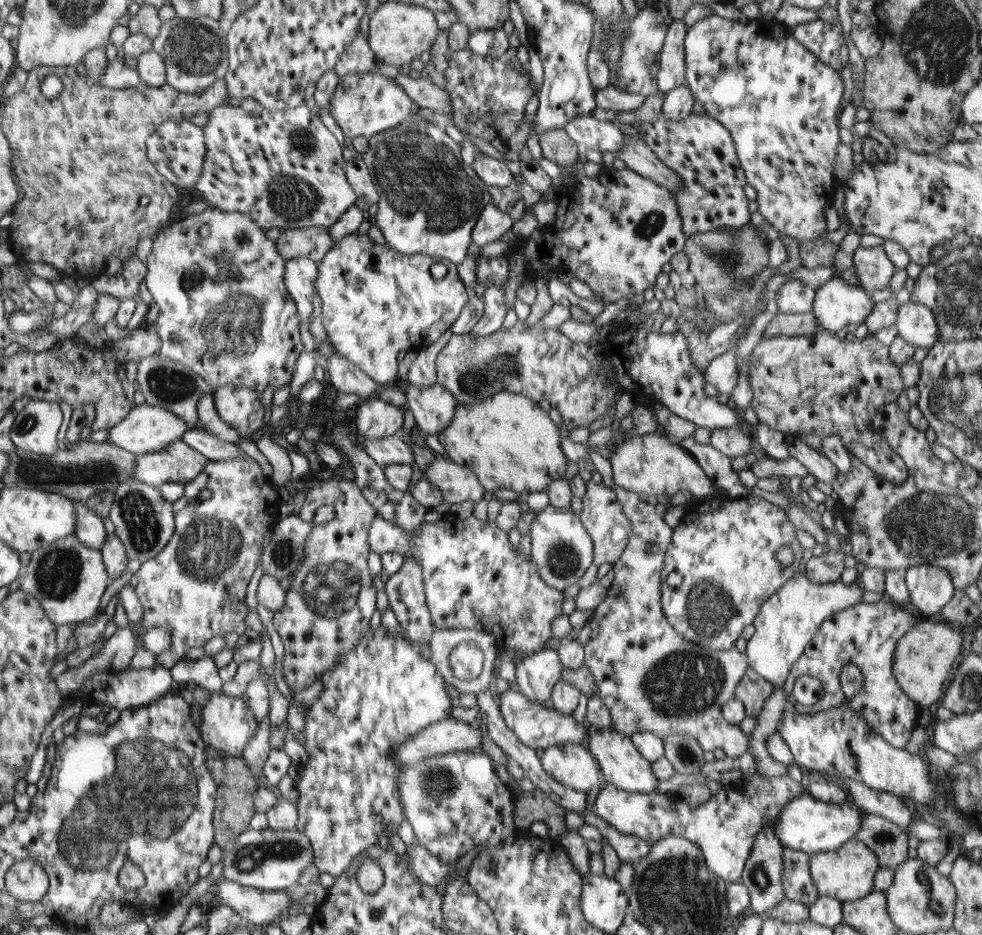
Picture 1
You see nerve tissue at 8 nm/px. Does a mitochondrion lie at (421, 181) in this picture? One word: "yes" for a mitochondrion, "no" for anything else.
yes

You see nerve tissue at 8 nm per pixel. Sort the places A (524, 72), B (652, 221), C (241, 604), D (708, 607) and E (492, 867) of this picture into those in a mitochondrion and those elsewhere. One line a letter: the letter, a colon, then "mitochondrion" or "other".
A: other
B: mitochondrion
C: other
D: mitochondrion
E: other

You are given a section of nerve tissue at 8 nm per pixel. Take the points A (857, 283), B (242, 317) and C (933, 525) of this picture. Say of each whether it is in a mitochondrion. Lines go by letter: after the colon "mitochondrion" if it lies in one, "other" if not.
A: other
B: mitochondrion
C: mitochondrion

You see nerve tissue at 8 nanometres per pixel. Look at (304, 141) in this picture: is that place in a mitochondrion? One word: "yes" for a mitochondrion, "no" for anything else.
yes

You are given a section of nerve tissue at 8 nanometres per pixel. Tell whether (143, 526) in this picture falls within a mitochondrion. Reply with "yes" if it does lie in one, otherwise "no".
yes

